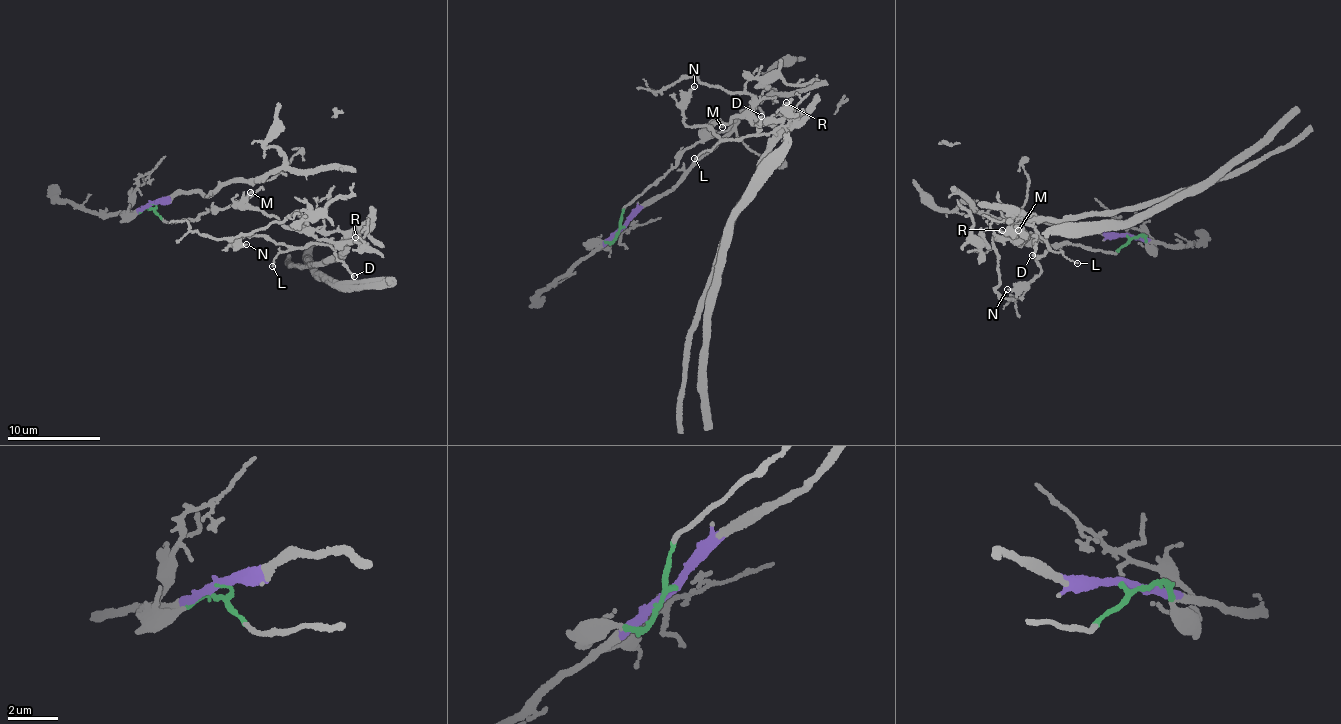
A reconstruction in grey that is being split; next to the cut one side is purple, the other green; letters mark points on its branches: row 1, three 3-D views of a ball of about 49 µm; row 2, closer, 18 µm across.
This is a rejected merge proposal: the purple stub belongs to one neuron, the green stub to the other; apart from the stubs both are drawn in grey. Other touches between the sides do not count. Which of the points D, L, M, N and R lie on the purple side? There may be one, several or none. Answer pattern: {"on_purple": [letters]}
{"on_purple": []}

